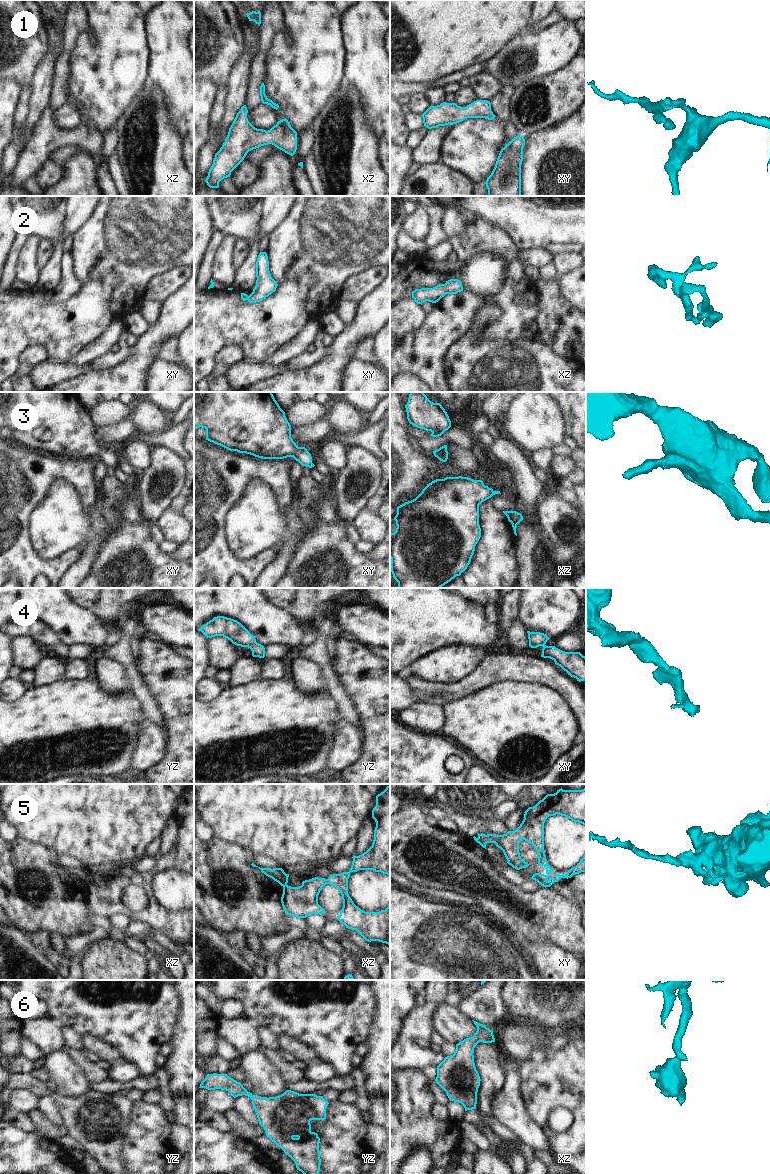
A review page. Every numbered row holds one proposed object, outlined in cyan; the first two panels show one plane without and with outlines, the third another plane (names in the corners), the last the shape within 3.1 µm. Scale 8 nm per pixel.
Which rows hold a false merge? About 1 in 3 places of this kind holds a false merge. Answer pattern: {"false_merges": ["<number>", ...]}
{"false_merges": ["5"]}

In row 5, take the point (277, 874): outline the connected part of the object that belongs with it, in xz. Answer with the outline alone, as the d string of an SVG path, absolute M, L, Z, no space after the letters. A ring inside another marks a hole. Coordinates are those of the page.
M254 863L251 864L253 867L258 867ZM260 868L262 873L278 882L281 886L286 886L288 883L289 874L286 874L282 868Z

